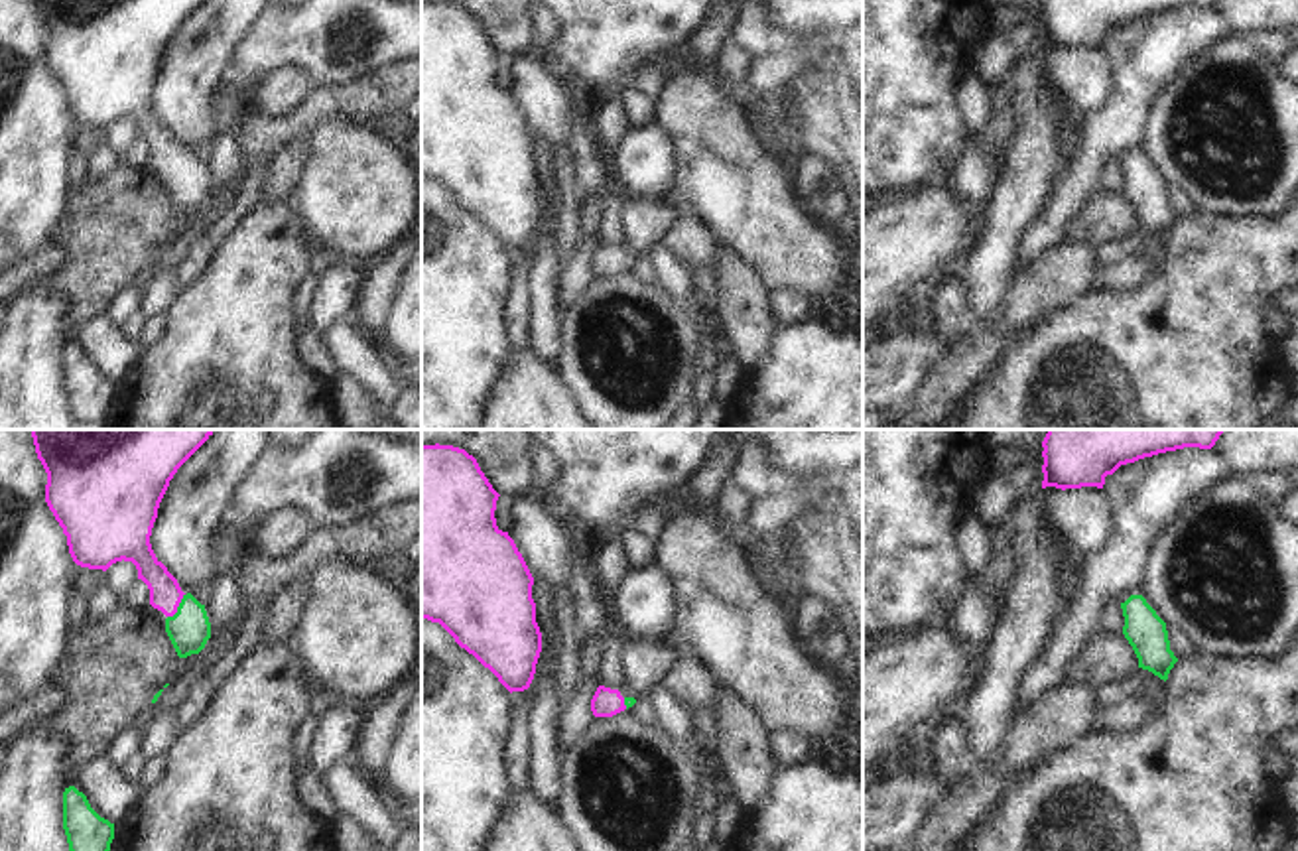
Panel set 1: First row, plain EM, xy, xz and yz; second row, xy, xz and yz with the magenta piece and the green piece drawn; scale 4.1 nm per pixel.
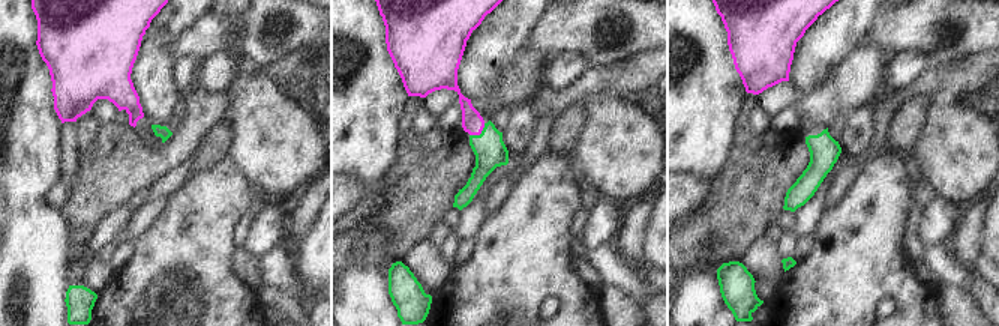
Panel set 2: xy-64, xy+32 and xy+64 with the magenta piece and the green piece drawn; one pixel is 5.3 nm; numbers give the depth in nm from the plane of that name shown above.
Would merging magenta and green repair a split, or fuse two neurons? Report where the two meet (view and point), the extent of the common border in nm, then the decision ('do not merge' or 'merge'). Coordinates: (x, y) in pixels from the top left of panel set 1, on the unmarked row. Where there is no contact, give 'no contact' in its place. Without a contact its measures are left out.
meets magenta in xy at (178, 164); contact 120 nm long; merge

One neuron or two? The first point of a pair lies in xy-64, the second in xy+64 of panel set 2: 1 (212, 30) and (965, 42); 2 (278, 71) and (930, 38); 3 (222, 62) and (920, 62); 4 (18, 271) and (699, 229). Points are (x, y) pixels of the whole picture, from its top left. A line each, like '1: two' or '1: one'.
1: one
2: two
3: one
4: two

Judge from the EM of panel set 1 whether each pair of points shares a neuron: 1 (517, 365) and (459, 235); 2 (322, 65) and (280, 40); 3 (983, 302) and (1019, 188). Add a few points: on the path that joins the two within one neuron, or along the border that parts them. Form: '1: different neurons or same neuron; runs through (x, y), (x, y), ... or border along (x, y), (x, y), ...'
1: different neurons; border along (509, 349), (491, 394)
2: same neuron; runs through (312, 56), (296, 40), (290, 40)
3: same neuron; runs through (989, 274), (1009, 215)

